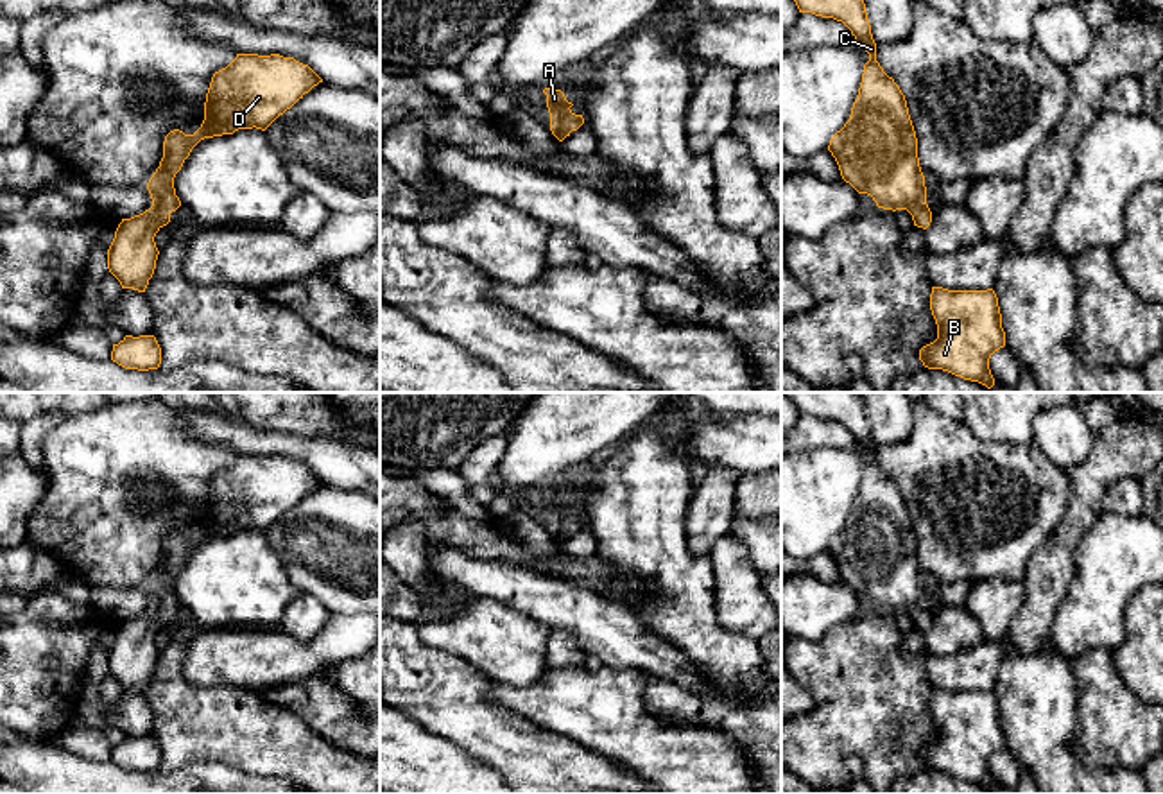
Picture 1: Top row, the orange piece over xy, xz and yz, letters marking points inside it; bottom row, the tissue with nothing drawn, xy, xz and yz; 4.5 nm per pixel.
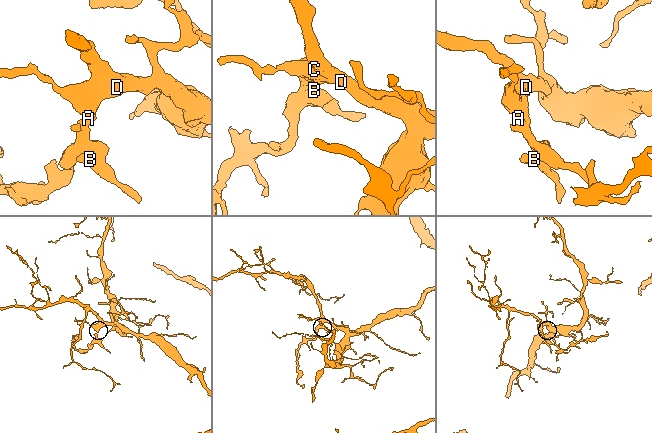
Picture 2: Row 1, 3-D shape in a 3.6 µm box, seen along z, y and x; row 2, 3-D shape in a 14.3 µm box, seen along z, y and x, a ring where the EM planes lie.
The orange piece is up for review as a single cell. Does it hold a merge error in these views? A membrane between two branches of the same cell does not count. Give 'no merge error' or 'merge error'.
no merge error

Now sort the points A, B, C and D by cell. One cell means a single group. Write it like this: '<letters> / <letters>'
A B C D

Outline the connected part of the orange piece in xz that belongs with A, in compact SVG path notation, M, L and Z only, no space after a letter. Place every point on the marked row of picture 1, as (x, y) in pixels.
M545 88L543 93L547 95L550 113L550 131L563 142L572 131L577 131L584 124L584 118L570 109L573 104L566 100L561 90Z

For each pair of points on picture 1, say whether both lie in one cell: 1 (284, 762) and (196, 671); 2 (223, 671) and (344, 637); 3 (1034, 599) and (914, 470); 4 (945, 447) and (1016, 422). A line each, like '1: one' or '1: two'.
1: two
2: one
3: two
4: two

